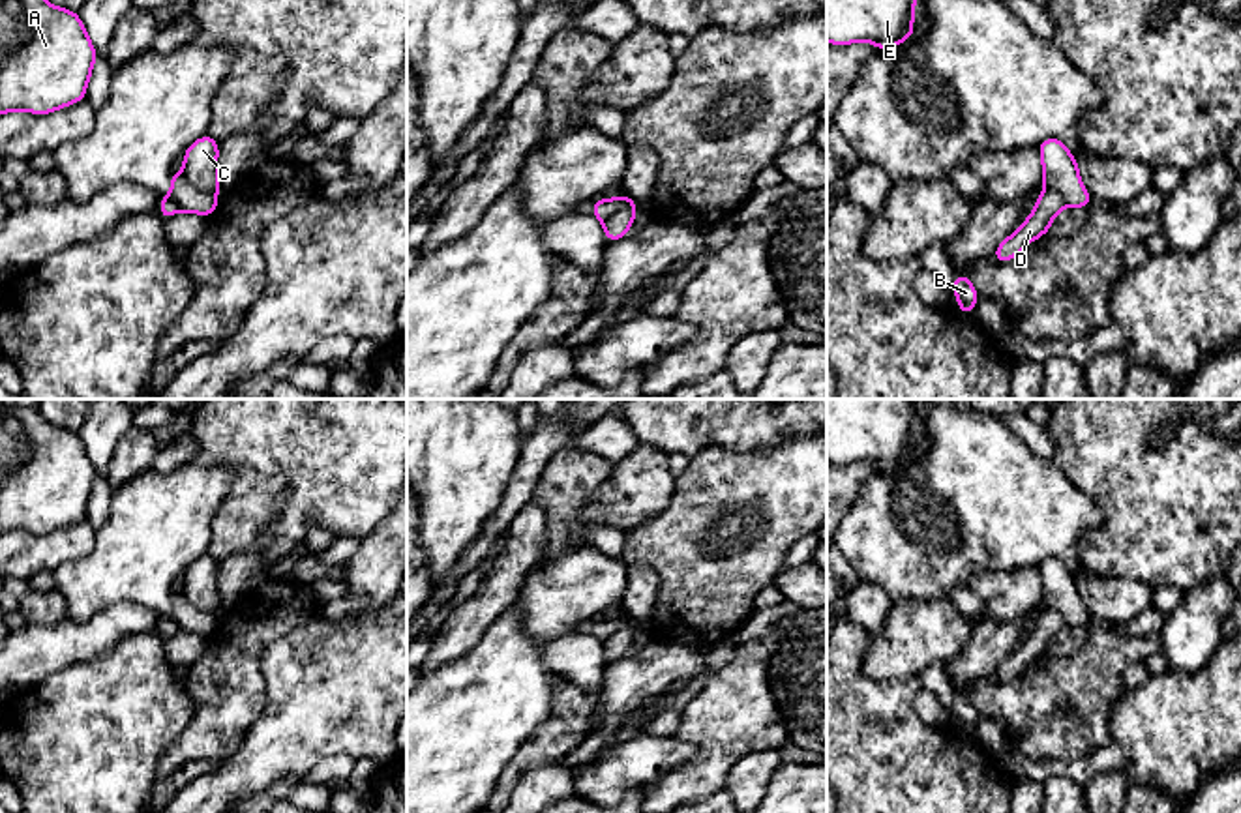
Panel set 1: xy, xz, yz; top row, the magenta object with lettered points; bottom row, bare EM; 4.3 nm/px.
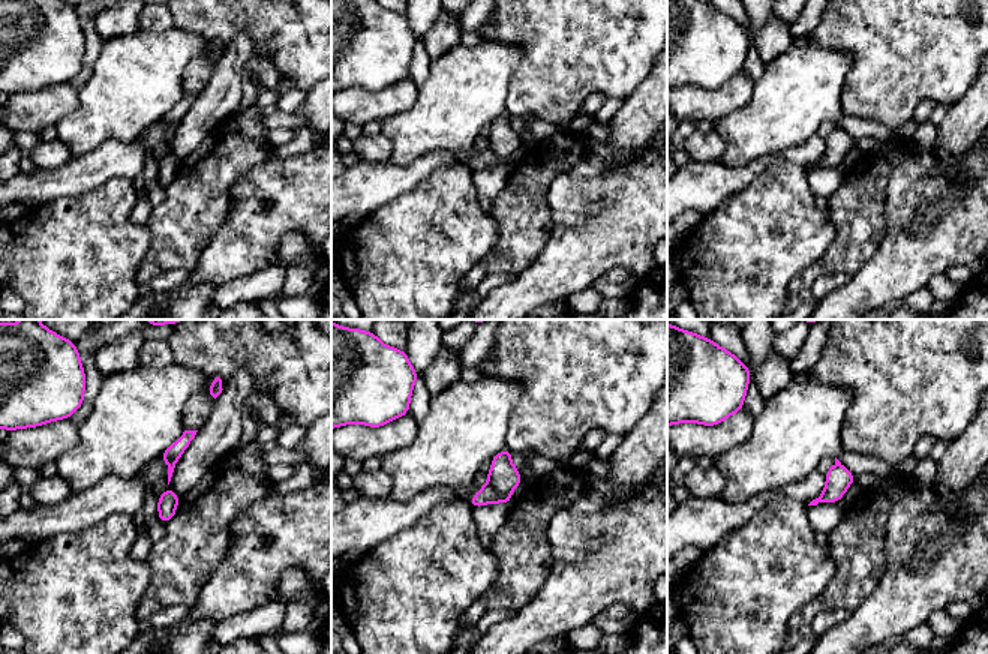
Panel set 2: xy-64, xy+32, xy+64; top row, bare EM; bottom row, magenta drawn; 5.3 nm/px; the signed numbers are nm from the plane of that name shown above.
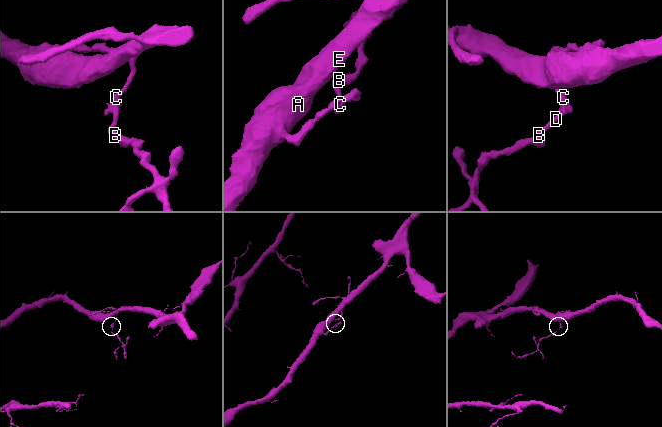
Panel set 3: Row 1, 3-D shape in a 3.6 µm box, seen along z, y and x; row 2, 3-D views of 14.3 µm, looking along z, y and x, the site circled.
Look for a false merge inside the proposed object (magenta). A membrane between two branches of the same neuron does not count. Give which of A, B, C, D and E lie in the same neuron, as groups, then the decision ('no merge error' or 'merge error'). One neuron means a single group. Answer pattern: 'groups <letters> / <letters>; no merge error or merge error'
groups A C E / B D; merge error

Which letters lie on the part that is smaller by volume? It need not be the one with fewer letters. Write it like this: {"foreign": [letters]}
{"foreign": ["B", "D"]}

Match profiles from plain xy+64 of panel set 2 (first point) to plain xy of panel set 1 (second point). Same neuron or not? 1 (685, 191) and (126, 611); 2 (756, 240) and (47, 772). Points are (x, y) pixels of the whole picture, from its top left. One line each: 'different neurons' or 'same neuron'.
1: same neuron
2: same neuron

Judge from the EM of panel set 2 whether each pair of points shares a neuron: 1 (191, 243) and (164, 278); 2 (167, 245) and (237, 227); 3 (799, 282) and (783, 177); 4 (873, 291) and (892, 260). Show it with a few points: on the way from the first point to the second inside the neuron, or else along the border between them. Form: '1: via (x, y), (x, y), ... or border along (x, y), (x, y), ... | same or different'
1: border along (188, 270), (162, 270), (147, 284) | different
2: border along (231, 201), (225, 222), (206, 246), (198, 264) | different
3: border along (825, 252), (808, 264), (790, 284), (790, 294) | different
4: via (880, 284), (892, 272), (892, 267) | same

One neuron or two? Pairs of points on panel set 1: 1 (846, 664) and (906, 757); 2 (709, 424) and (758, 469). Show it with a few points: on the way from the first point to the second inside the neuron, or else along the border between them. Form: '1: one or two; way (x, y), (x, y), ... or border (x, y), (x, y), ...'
1: one; way (846, 686), (846, 695), (883, 735)
2: two; border (780, 441), (747, 450), (703, 446), (694, 456)

